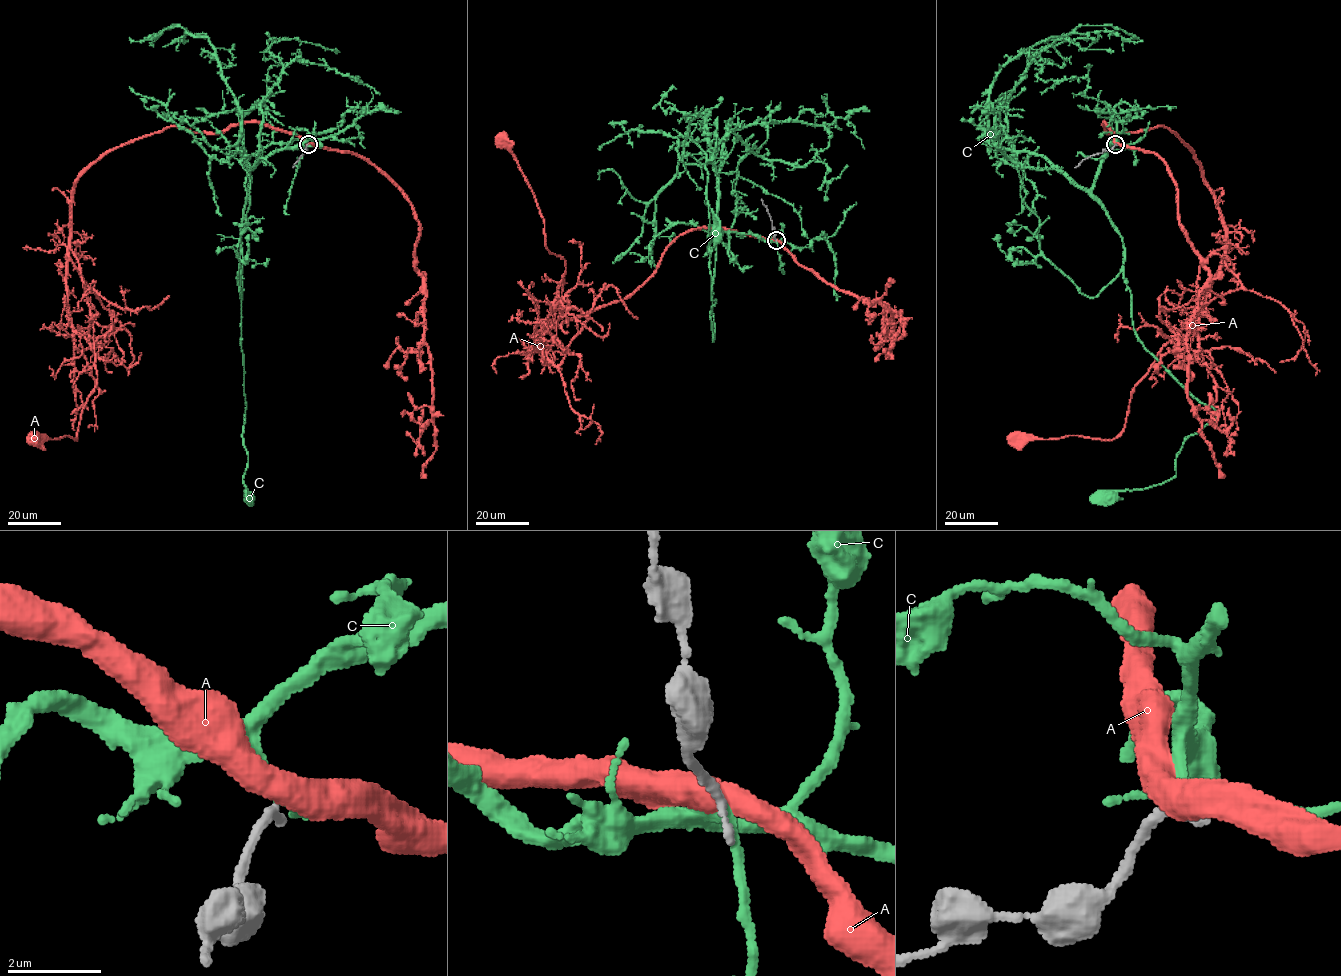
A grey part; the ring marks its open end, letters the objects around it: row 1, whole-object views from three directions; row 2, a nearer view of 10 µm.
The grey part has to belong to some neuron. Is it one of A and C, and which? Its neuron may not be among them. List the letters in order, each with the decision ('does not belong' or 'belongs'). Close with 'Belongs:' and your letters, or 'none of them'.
A: does not belong
C: belongs
Belongs: C

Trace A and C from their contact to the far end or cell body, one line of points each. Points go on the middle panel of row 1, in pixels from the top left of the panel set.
A: (776, 240), (680, 235), (634, 291), (550, 326), (539, 350), (561, 312), (565, 261), (547, 248), (503, 140)
C: (776, 240), (720, 231), (714, 217), (709, 239), (712, 341), (717, 234)

